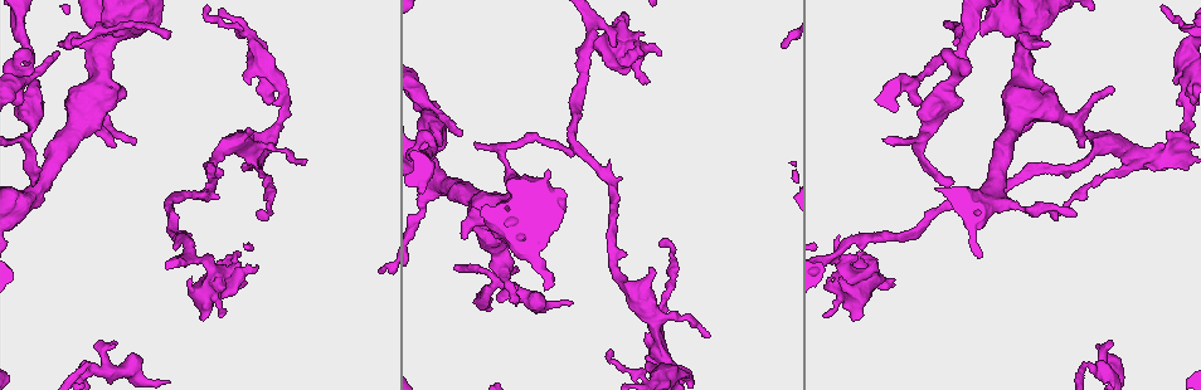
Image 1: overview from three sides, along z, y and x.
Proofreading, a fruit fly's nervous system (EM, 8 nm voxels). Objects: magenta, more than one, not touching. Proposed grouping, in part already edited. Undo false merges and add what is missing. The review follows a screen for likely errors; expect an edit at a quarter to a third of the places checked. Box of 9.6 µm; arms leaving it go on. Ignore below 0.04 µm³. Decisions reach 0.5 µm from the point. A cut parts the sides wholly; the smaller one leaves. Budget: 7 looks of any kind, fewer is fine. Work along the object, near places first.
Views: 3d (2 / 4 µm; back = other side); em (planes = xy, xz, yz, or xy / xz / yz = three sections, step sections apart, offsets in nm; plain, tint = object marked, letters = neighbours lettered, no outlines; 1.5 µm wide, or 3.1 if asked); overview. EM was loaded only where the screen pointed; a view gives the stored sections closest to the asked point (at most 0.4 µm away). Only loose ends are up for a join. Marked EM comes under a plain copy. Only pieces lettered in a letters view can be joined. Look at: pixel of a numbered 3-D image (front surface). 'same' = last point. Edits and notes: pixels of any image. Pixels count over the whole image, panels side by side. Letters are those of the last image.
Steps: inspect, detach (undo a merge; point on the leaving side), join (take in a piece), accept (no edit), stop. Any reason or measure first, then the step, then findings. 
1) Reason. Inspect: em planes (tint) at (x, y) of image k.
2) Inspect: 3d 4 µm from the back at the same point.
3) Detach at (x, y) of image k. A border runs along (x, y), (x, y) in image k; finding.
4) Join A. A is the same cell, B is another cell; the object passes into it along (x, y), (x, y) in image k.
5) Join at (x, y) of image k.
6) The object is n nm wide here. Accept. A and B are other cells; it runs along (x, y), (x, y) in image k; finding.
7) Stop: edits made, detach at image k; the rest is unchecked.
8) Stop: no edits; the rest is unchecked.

Thin end. Inspect: 3d 2 µm at (709, 335) of image 1.

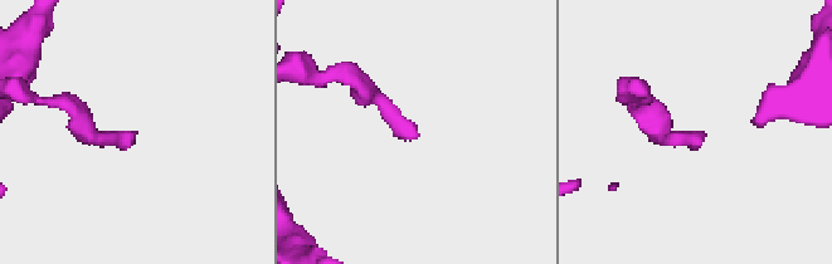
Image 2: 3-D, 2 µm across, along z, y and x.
Inspect: em planes (tint) at (132, 132) of image 2.

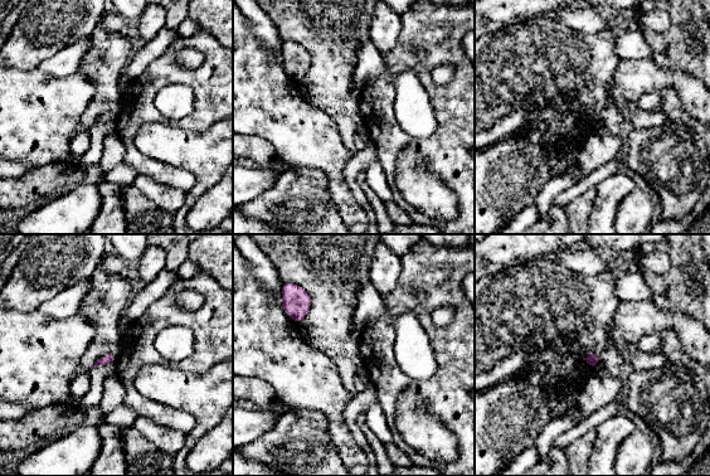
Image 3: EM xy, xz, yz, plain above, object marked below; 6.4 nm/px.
See the neighbours. Inspect: em planes (letters) at the same point.

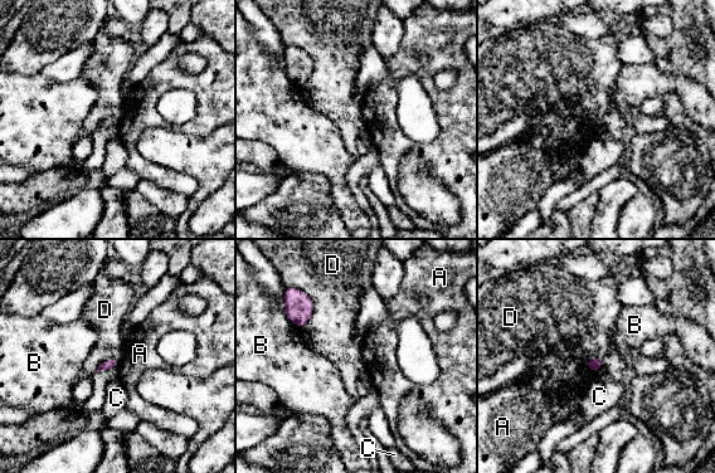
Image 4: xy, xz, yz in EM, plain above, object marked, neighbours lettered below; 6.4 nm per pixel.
Accept. A, B, C and D are other cells; a border runs along (305, 292), (312, 315), (301, 327) in image 4; none of them fits.

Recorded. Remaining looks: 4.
Stops while still wide. Inspect: em planes (letters) at (121, 93) of image 1.

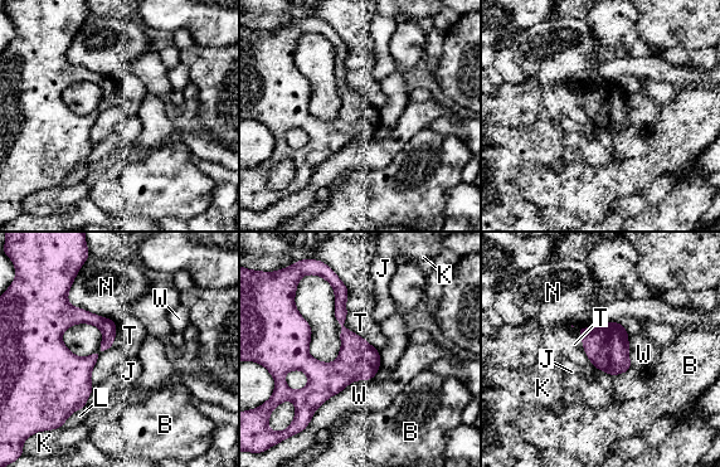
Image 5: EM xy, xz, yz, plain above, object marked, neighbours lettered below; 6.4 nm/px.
The object is 260 nm wide here. Accept. B, J, K, L, N, T and W are other cells; a border runs along (112, 319), (92, 388) in image 5; no lettered piece goes on from it.

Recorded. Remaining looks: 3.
Free end. Inspect: em xz step 8 (tint) at (889, 280) of image 1.

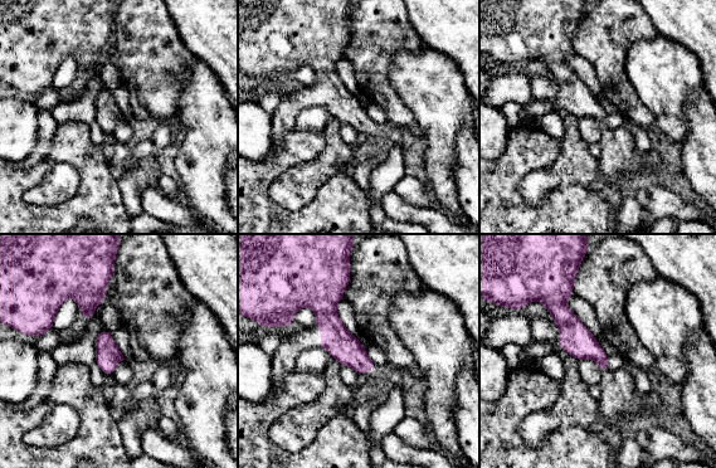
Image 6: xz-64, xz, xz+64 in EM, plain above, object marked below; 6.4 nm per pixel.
Inspect: em xz step 8 (letters) at the same point.

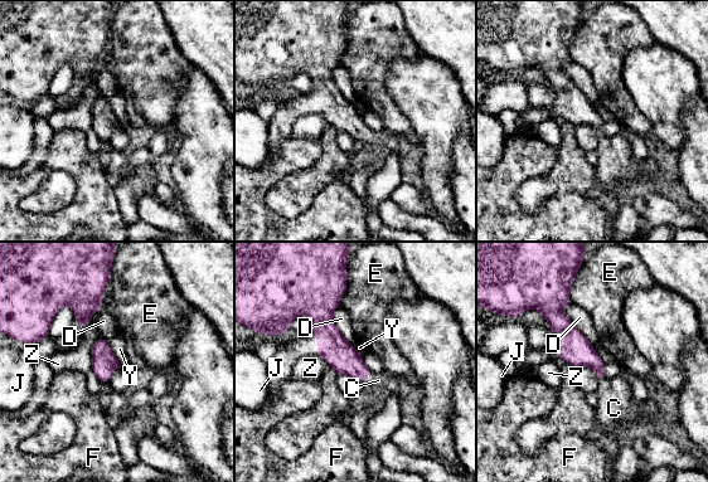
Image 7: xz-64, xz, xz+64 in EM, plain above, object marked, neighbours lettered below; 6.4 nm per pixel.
The object is 120 nm wide here. Join C. C is the same cell, D, E, F, J, Y and Z are other cells; the object passes into it along (336, 351), (365, 378), (378, 380) in image 7; it goes on there.

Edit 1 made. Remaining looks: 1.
Stop: edits made, join at image 7; the rest is unchecked.

